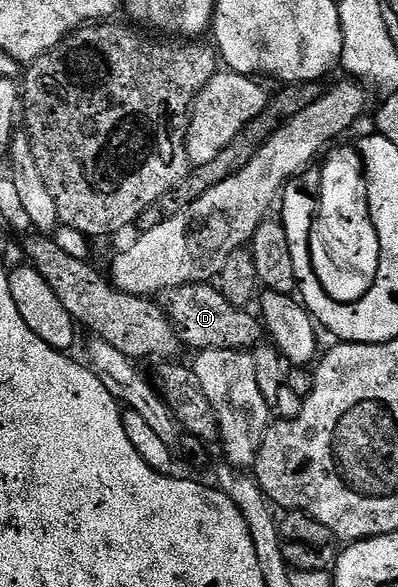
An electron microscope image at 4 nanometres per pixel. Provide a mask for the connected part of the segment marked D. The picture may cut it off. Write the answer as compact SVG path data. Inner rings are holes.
M214 283L186 284L166 293L165 311L180 345L188 344L194 350L204 348L233 348L251 350L260 343L261 324L250 316L250 311L236 310L220 294Z

